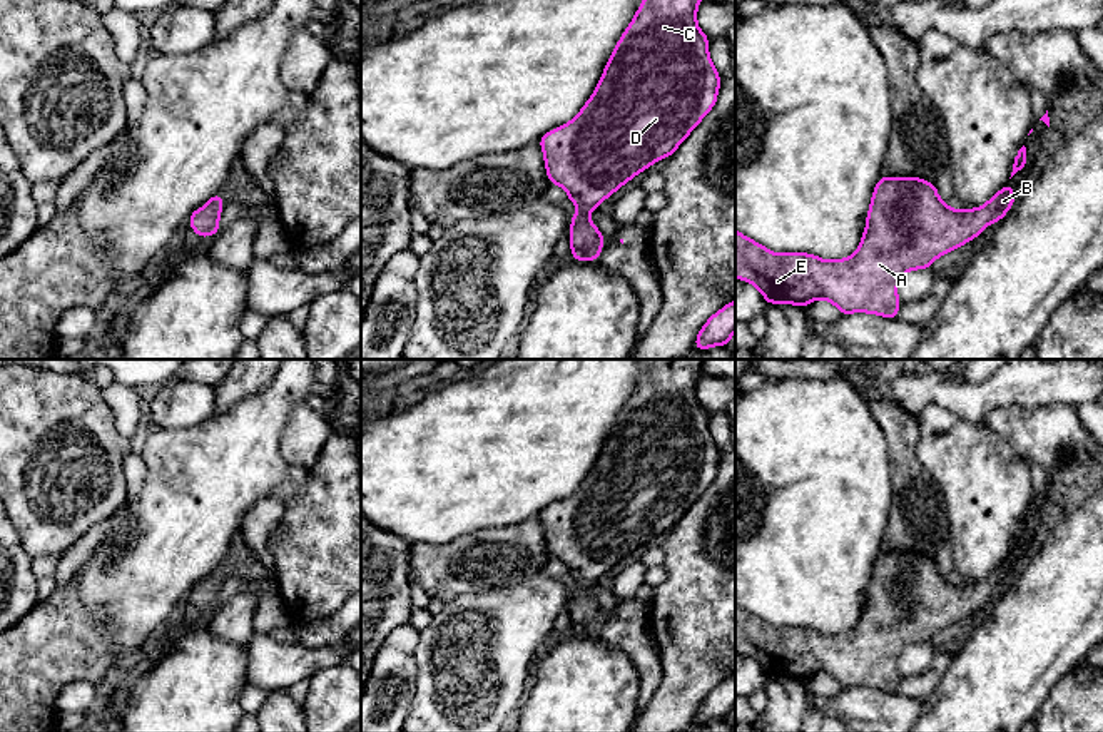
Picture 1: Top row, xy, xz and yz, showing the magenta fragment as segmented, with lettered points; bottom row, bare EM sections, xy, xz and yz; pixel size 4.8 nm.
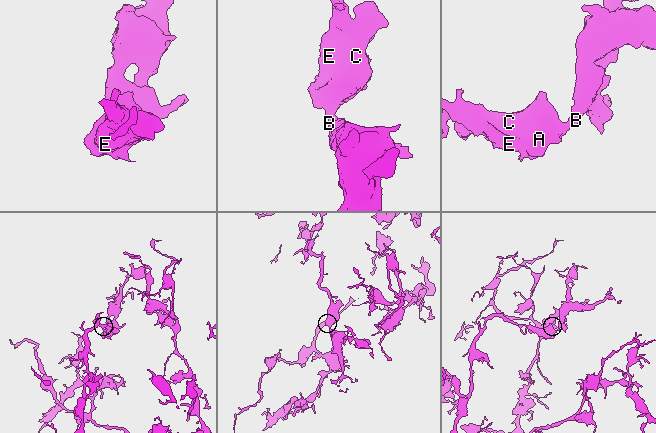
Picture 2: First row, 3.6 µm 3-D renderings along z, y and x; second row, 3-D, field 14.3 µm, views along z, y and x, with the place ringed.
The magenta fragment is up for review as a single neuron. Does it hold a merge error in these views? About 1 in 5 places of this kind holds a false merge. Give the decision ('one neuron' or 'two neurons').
one neuron

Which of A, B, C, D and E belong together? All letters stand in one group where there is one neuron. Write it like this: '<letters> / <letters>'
A B C D E

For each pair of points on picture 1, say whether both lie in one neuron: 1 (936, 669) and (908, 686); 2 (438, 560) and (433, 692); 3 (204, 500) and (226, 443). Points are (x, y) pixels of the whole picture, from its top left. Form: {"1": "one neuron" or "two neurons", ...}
{"1": "one neuron", "2": "two neurons", "3": "one neuron"}

